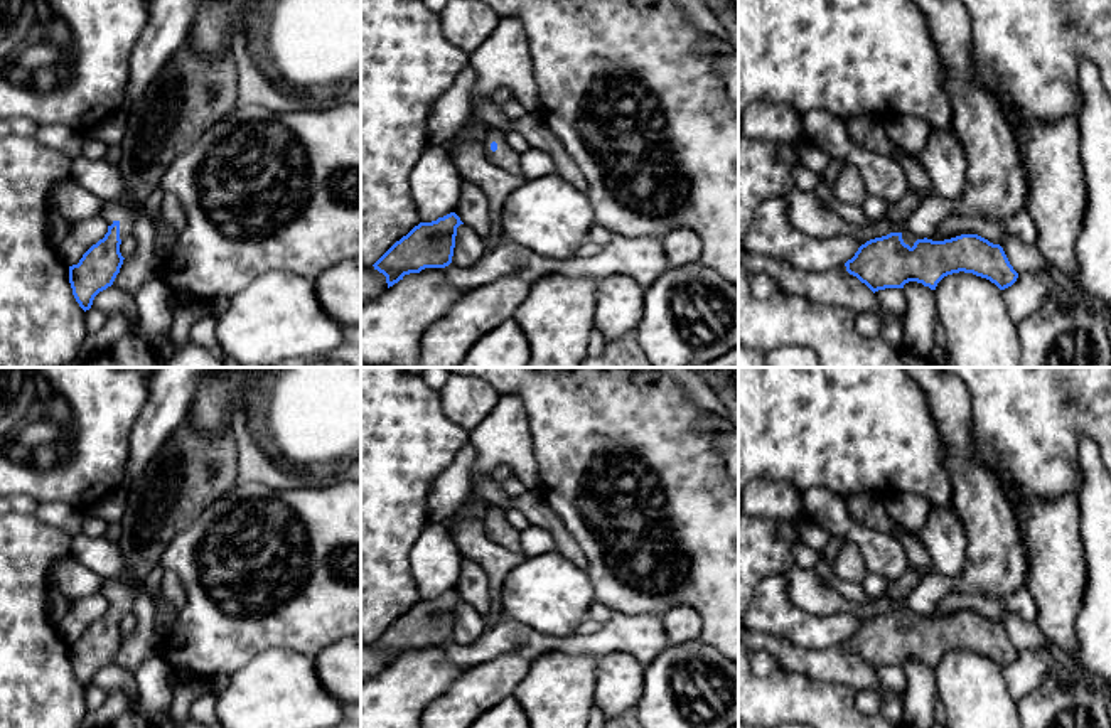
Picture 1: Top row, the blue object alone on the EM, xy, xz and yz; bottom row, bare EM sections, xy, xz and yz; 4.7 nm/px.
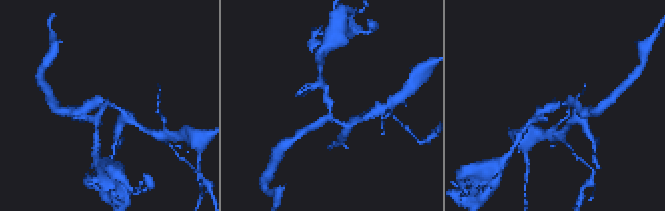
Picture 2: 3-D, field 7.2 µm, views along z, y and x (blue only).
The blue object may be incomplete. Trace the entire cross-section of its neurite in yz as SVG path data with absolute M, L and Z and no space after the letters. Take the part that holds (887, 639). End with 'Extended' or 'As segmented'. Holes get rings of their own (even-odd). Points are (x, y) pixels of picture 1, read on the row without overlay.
M907 608L890 610L861 622L845 644L873 671L904 666L909 659L936 667L944 654L959 649L986 656L1000 667L1012 664L1018 656L1003 625L978 612L932 618L917 617Z. Extended

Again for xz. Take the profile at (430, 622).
M455 590L432 600L420 600L373 642L374 647L386 654L389 666L405 652L448 644L460 602L464 600Z. As segmented

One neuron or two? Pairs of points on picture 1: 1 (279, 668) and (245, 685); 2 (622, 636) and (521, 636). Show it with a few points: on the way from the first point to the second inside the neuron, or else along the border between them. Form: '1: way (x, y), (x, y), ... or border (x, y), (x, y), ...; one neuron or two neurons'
1: way (270, 676), (262, 685), (253, 685); one neuron
2: way (597, 644), (547, 644); one neuron

